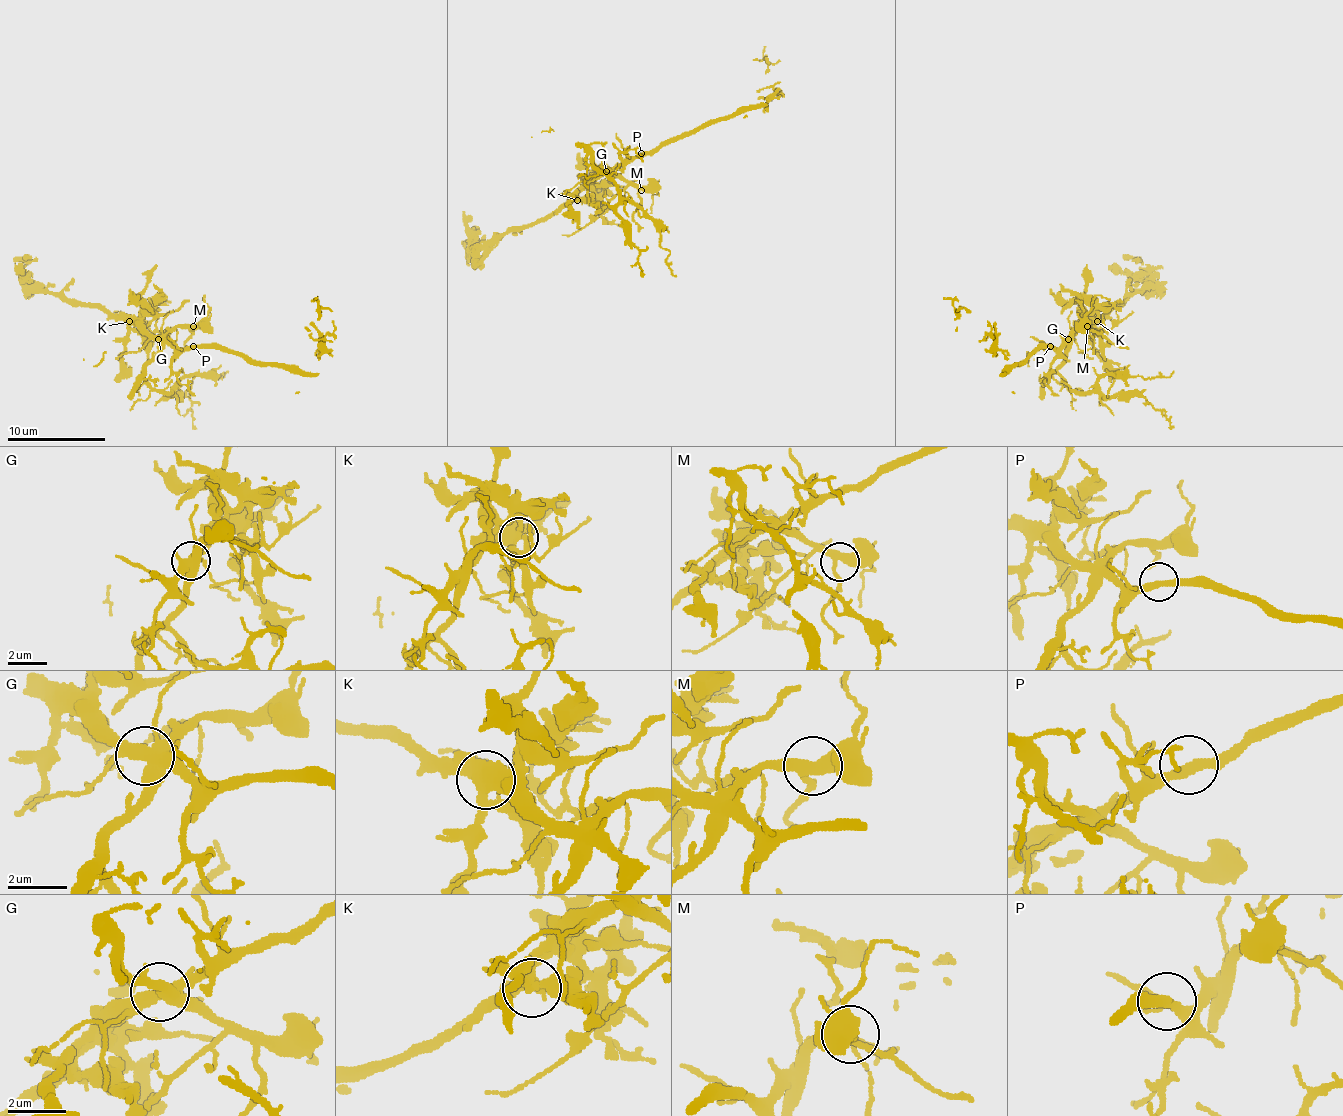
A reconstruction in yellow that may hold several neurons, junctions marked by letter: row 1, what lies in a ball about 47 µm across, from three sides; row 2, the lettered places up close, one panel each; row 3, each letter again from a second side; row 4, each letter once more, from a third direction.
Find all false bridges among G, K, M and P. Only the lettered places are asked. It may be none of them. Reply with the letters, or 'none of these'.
G

